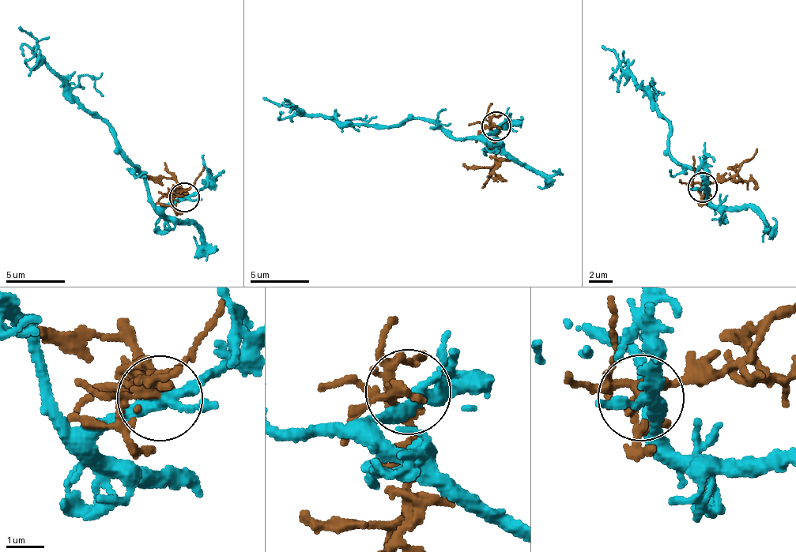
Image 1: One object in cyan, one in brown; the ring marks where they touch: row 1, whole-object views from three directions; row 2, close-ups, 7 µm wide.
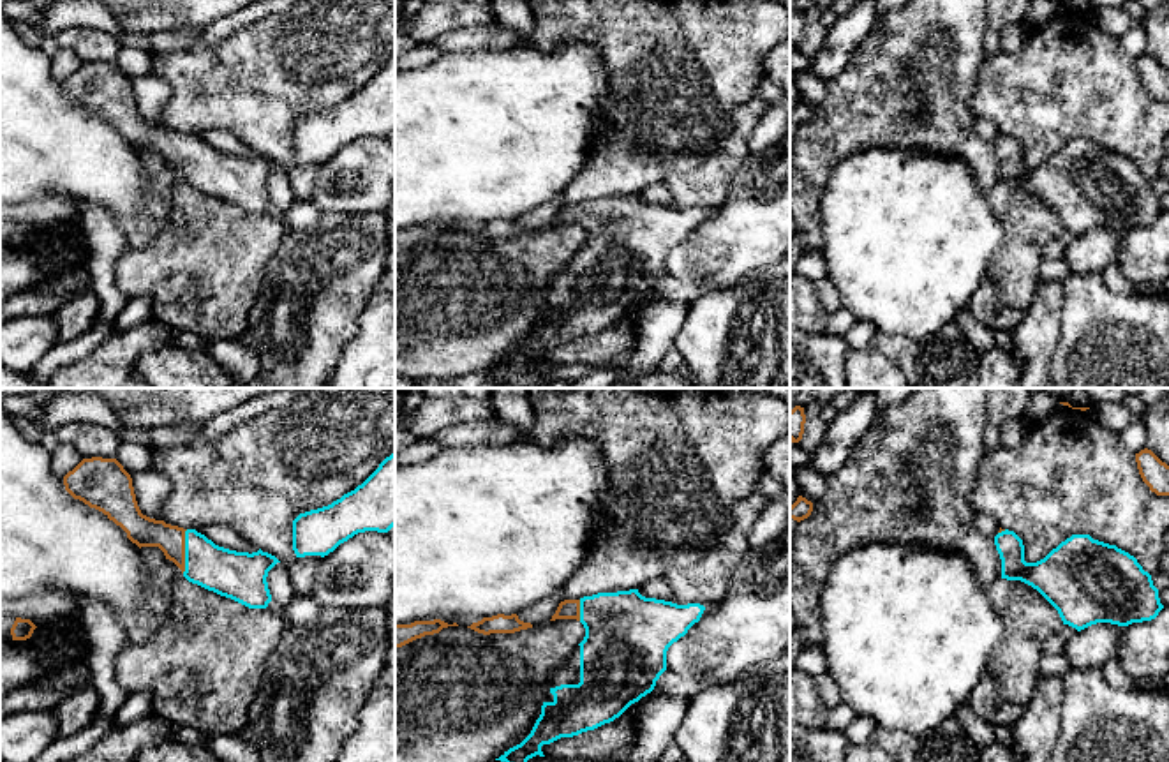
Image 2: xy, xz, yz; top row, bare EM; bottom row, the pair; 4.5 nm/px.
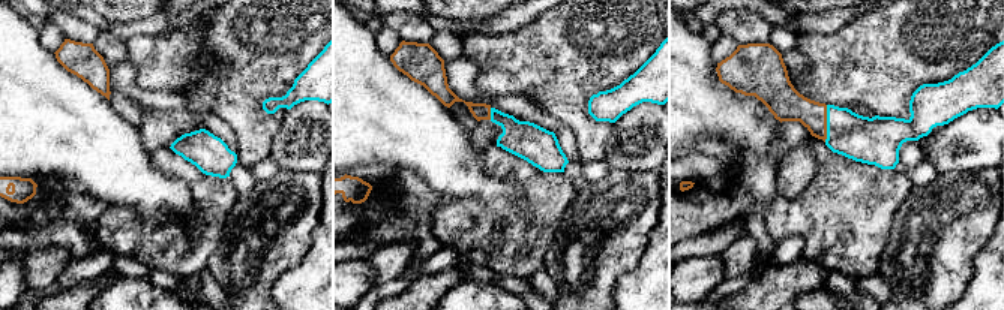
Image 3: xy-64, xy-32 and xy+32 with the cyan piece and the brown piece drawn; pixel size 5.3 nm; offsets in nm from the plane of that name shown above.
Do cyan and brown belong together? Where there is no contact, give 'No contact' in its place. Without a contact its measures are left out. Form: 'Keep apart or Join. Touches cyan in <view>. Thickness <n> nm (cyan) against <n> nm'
Join. Touches cyan in xy. Thickness 220 nm (cyan) against 140 nm

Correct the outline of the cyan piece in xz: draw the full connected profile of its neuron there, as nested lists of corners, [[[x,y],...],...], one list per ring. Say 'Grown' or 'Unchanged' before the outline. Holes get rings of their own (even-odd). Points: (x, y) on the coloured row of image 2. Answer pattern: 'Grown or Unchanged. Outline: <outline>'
Grown. Outline: [[[638,589],[561,601],[550,621],[577,619],[584,624],[585,637],[552,672],[541,714],[531,734],[495,760],[527,762],[536,755],[545,757],[543,744],[594,730],[619,718],[631,704],[654,690],[656,681],[666,670],[668,647],[700,621],[704,610],[700,603],[677,605],[645,598]]]

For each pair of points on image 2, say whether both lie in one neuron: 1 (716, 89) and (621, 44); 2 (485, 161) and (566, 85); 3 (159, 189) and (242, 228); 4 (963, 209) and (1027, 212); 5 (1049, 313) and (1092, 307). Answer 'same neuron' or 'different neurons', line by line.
1: same neuron
2: same neuron
3: different neurons
4: different neurons
5: different neurons

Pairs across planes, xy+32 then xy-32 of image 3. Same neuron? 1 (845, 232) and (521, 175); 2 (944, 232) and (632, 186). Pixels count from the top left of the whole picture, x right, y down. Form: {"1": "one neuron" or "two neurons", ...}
{"1": "one neuron", "2": "one neuron"}

